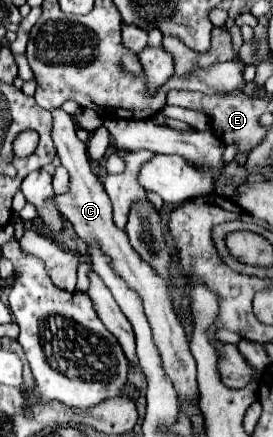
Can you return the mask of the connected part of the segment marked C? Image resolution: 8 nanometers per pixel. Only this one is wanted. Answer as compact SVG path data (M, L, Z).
M53 110L53 142L57 146L57 156L61 158L61 164L69 170L71 174L71 186L69 186L69 194L63 196L55 196L55 206L59 210L61 216L65 216L73 228L77 230L79 238L83 238L85 242L101 242L101 248L113 258L113 268L117 270L117 274L121 274L121 278L125 278L125 282L139 292L139 296L143 298L143 306L145 306L145 314L149 318L149 324L153 326L153 334L155 334L155 342L161 350L163 356L163 366L169 374L169 378L175 384L175 390L179 392L179 404L183 400L193 400L197 398L197 380L195 380L195 360L189 352L187 346L187 334L173 310L173 300L169 298L169 290L165 288L165 282L155 276L155 272L143 264L135 250L129 246L129 238L125 232L121 232L115 224L113 224L113 208L111 208L111 200L103 188L103 184L97 180L97 176L91 172L89 166L89 158L87 158L87 146L75 136L75 124L71 120L71 116L63 110Z

